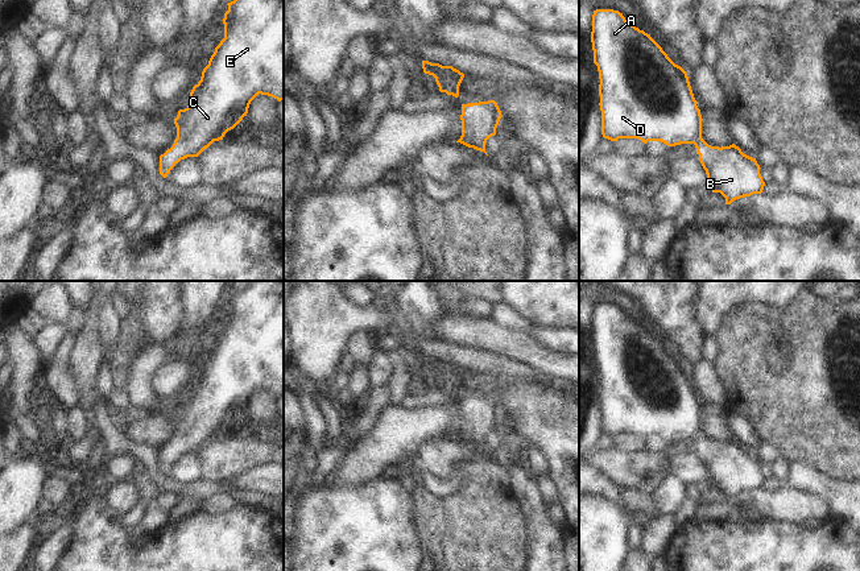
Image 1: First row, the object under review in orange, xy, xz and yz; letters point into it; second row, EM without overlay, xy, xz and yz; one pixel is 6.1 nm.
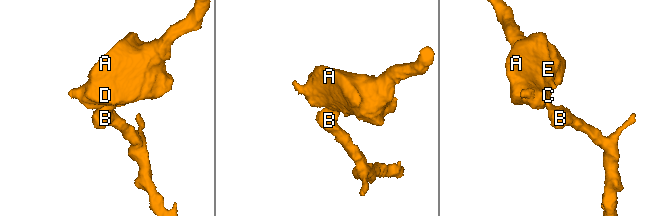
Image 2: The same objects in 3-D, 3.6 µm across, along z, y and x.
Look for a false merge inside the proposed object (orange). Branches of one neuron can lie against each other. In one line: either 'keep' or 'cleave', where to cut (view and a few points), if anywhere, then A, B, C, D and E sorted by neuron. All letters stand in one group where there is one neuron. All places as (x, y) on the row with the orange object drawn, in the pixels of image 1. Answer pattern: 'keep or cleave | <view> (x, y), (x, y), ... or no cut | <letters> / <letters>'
keep | no cut | A B C D E

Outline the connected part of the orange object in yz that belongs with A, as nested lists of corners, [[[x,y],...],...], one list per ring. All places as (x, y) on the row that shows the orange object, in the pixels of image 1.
[[[596,9],[592,15],[591,42],[594,63],[599,71],[601,135],[604,138],[638,138],[642,142],[661,141],[667,146],[694,144],[706,170],[712,193],[720,193],[725,204],[761,194],[765,186],[760,165],[735,144],[711,146],[702,138],[702,115],[694,98],[687,73],[675,65],[662,47],[613,9]]]

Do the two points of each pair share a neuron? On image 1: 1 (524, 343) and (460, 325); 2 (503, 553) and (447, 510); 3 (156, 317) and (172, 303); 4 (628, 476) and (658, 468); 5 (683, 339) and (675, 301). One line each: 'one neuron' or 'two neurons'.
1: one neuron
2: one neuron
3: one neuron
4: one neuron
5: one neuron

